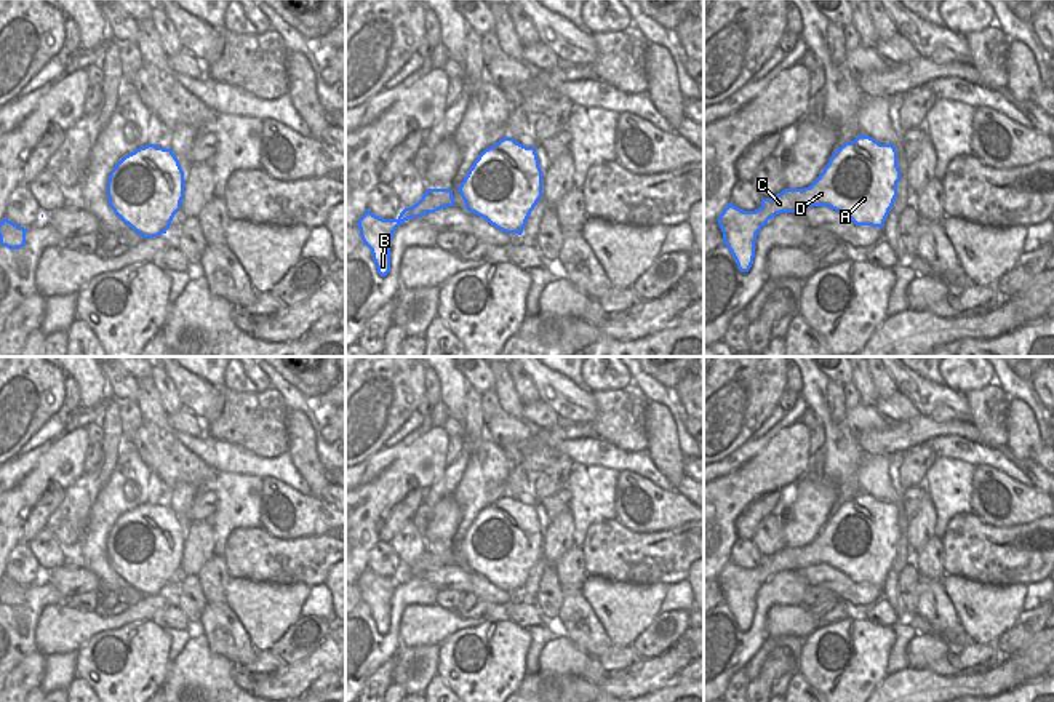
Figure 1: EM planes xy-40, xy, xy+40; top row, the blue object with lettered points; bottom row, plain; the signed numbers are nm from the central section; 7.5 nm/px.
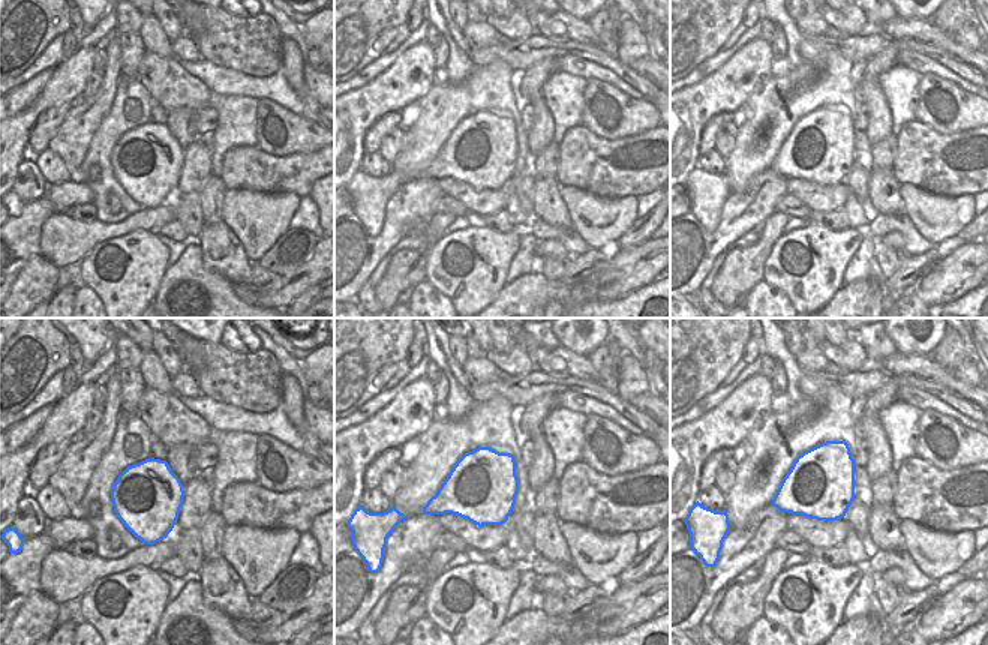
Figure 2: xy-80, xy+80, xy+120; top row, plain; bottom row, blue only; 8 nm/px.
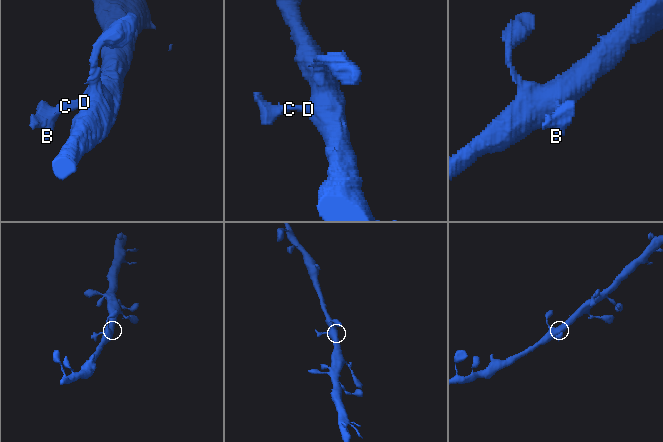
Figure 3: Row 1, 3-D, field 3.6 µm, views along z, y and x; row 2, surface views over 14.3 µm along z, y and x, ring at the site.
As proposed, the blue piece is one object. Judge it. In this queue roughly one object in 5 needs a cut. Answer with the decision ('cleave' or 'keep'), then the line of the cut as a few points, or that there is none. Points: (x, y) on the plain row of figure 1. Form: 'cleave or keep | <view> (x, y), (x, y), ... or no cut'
keep | no cut

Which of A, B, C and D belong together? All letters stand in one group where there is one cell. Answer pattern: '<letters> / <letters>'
A B C D

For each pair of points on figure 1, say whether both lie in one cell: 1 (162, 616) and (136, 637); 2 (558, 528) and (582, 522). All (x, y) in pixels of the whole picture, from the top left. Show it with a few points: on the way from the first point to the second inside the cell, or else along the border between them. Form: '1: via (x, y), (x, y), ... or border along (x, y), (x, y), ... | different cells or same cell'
1: border along (151, 619), (163, 629) | different cells
2: border along (568, 510), (573, 517), (574, 544) | different cells

